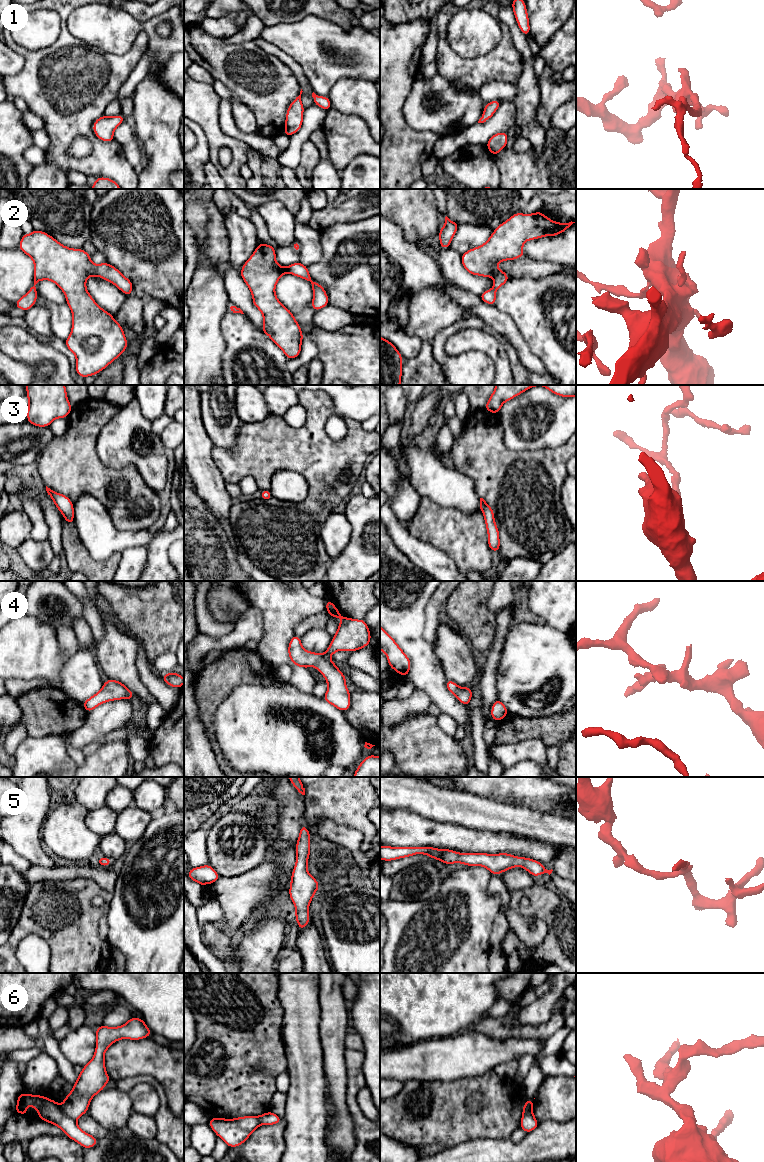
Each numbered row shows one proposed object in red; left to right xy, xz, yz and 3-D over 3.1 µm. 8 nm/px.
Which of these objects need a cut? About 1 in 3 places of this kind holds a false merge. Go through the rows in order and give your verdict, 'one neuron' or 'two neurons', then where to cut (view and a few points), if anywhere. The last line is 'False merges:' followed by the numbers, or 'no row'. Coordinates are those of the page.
1: one neuron; cut none
2: one neuron; cut none
3: one neuron; cut none
4: one neuron; cut none
5: one neuron; cut none
6: two neurons; cut xy (61, 1106), (61, 1109), (75, 1120)
False merges: 6

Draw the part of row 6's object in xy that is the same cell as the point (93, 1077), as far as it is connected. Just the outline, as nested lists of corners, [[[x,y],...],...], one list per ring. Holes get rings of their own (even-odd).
[[[131,1017],[124,1025],[118,1027],[100,1025],[95,1032],[94,1056],[83,1066],[72,1091],[63,1100],[62,1111],[75,1120],[87,1113],[91,1099],[112,1081],[106,1073],[106,1050],[120,1039],[140,1040],[152,1034],[142,1017]]]

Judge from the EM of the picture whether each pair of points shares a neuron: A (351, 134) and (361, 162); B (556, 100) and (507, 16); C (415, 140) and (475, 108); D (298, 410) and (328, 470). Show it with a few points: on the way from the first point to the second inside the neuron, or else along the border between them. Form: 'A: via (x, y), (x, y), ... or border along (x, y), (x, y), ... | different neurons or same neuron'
A: border along (369, 153), (356, 155), (341, 170) | different neurons
B: border along (538, 80), (539, 104) | different neurons
C: border along (408, 125), (416, 130), (432, 131), (438, 136) | different neurons
D: border along (299, 403), (305, 410), (305, 422), (293, 428) | different neurons

